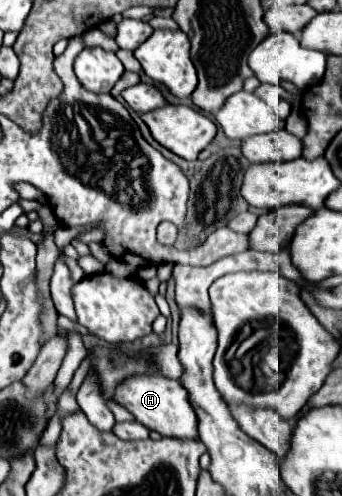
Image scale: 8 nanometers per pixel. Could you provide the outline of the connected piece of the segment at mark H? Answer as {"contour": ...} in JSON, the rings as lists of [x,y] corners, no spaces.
{"contour":[[[131,375],[131,379],[125,379],[125,383],[117,385],[113,401],[131,411],[133,417],[147,429],[153,429],[165,437],[199,437],[197,417],[189,403],[187,391],[173,379],[167,379],[163,375]]]}

